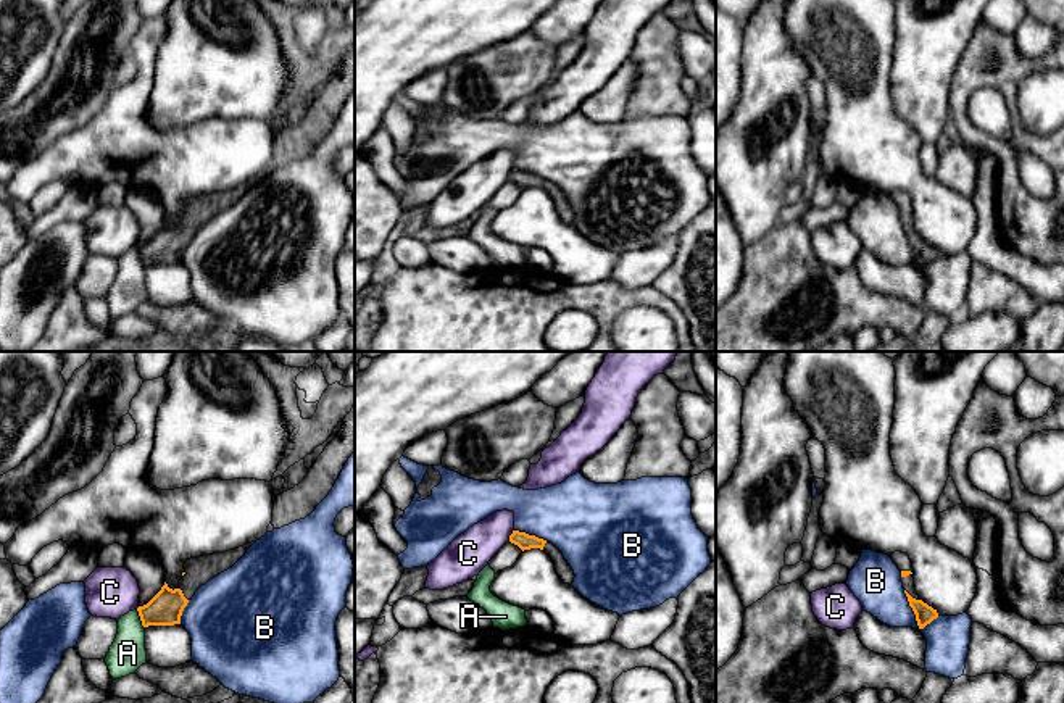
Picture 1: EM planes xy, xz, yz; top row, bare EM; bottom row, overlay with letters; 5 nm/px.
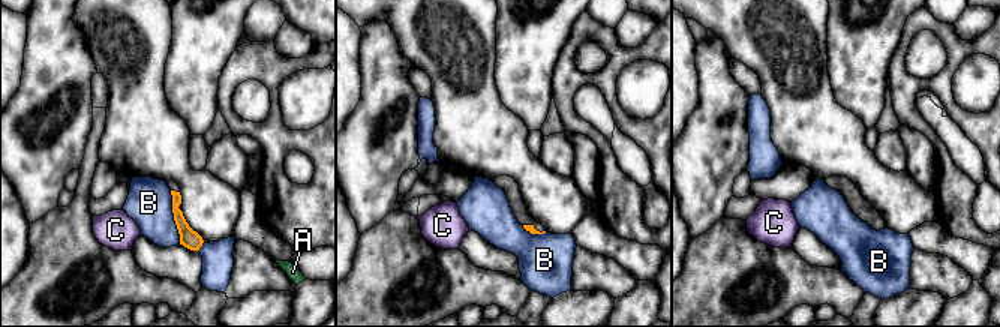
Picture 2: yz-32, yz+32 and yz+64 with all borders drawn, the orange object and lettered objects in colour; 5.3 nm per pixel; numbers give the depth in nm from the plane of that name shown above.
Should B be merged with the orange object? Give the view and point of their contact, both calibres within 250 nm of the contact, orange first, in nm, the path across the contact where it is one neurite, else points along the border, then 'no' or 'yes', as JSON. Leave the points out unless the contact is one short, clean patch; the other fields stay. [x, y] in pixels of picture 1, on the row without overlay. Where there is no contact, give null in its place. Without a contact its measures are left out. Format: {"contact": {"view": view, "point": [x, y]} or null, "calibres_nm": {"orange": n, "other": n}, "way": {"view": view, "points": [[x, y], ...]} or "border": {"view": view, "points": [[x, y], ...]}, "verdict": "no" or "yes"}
{"contact": {"view": "yz", "point": [916, 257]}, "calibres_nm": {"orange": 100, "other": 240}, "verdict": "no"}

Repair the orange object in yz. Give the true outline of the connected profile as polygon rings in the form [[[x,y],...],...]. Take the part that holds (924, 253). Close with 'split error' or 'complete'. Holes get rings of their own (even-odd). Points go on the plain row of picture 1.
[[[895,190],[890,193],[890,197],[901,210],[901,221],[903,221],[903,227],[908,235],[909,245],[912,247],[916,253],[919,268],[924,268],[927,263],[930,263],[933,258],[938,256],[938,252],[937,248],[933,248],[932,245],[929,245],[919,237],[916,226],[914,226],[914,216],[911,211],[912,202],[909,195],[906,192]]]; split error

